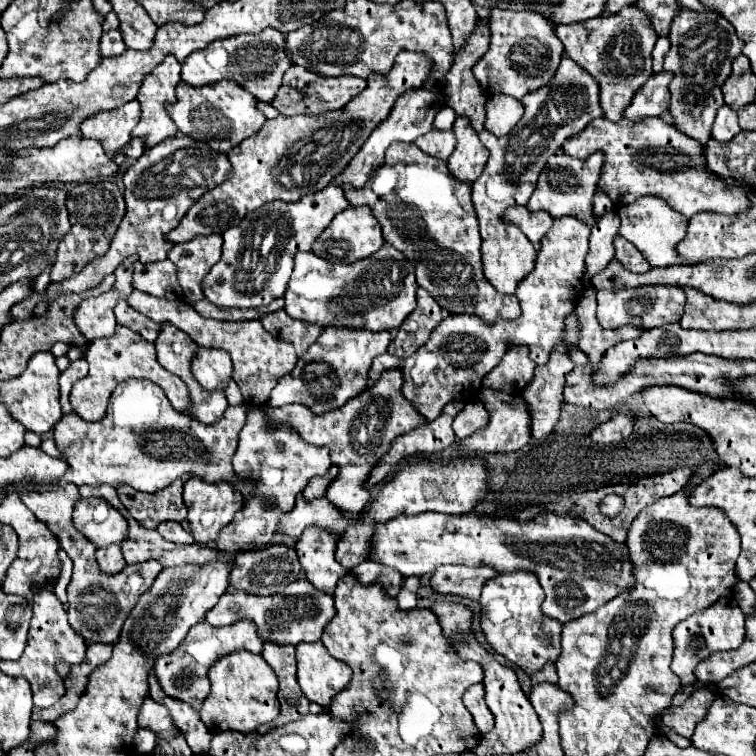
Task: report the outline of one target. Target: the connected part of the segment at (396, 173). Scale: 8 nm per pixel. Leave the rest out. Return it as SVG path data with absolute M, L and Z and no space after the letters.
M397 141L385 151L383 165L363 187L341 187L351 205L365 203L373 209L383 227L385 241L415 263L417 283L427 289L445 311L473 313L487 323L517 319L521 313L517 297L499 293L483 275L477 217L473 209L465 211L463 207L463 203L471 203L471 185L451 177L445 165L447 163L423 153L415 143Z

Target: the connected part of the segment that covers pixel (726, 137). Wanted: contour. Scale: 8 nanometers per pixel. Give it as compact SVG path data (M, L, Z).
M723 105L719 109L717 119L715 119L715 125L713 125L713 139L715 141L721 141L721 143L727 143L739 131L741 131L741 127L739 127L739 121L737 121L737 113L731 107Z

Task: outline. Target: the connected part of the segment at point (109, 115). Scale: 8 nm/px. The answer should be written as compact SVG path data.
M133 99L117 109L99 111L99 113L87 117L83 121L83 125L79 125L79 131L87 139L101 141L101 145L107 149L107 153L111 153L115 157L115 161L123 163L125 157L115 155L115 153L117 153L117 149L121 149L123 145L127 145L131 141L131 131L139 123L139 117L141 117L139 101Z

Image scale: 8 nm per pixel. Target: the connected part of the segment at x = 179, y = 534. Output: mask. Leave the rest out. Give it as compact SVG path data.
M167 521L167 523L161 523L159 527L157 527L157 531L167 539L167 541L171 541L171 543L195 543L193 541L193 535L189 533L189 531L185 531L183 527L181 527L181 523L171 523L171 521Z

